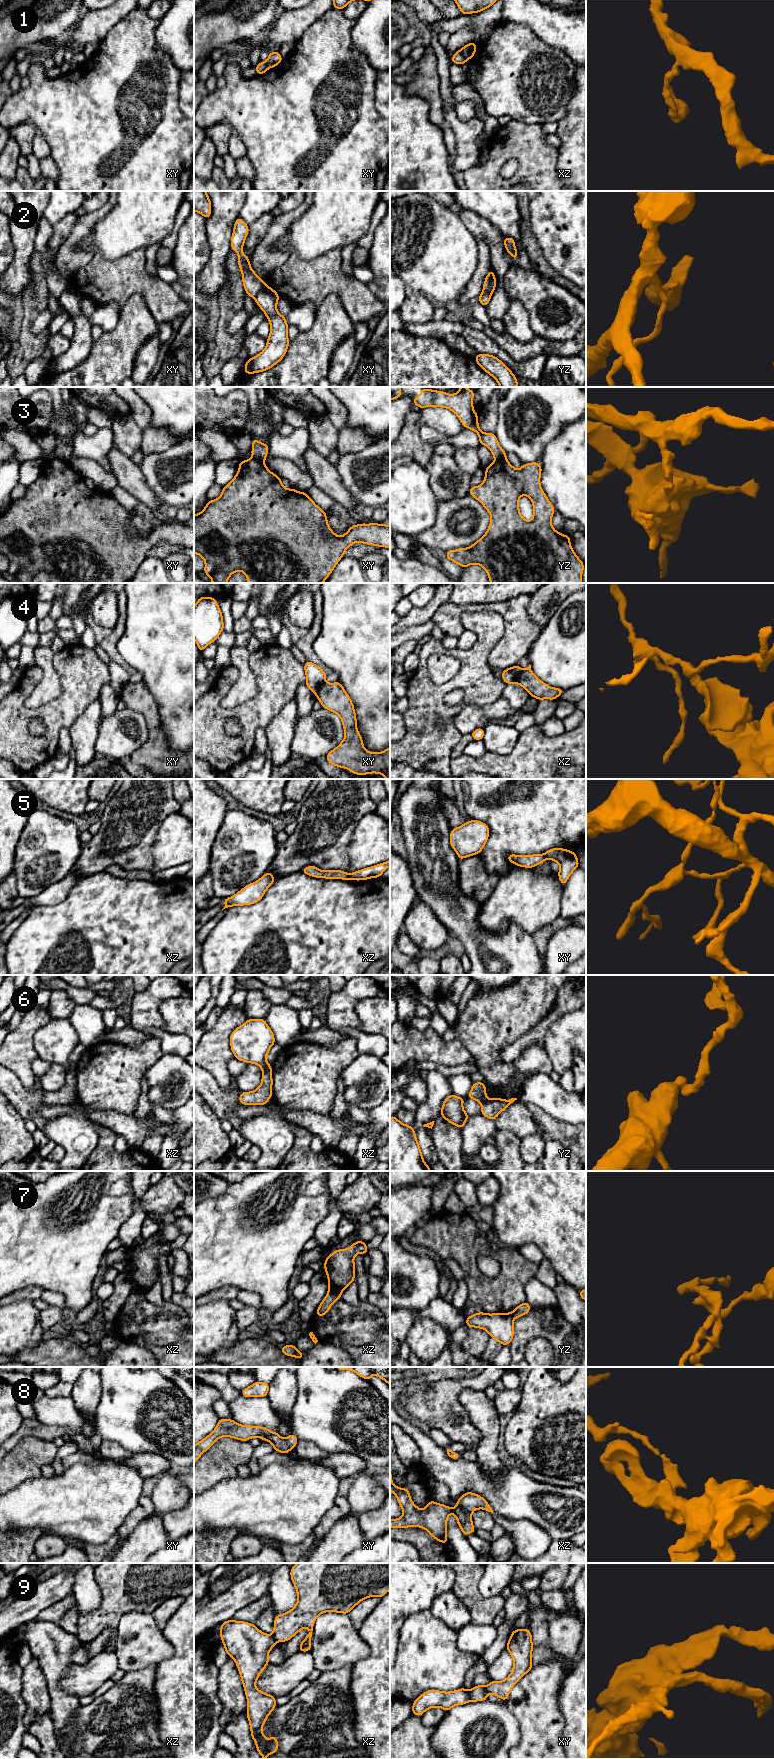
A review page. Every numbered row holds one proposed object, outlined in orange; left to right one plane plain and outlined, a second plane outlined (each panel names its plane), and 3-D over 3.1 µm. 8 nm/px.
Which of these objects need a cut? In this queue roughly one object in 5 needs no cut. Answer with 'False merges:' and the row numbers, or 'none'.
False merges: 1, 2, 3, 4, 5, 6, 7, 8, 9

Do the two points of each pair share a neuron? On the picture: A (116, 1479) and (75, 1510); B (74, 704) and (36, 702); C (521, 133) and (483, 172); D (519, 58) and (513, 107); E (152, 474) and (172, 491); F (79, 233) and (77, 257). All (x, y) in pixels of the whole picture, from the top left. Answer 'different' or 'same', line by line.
A: same
B: different
C: same
D: same
E: same
F: same

